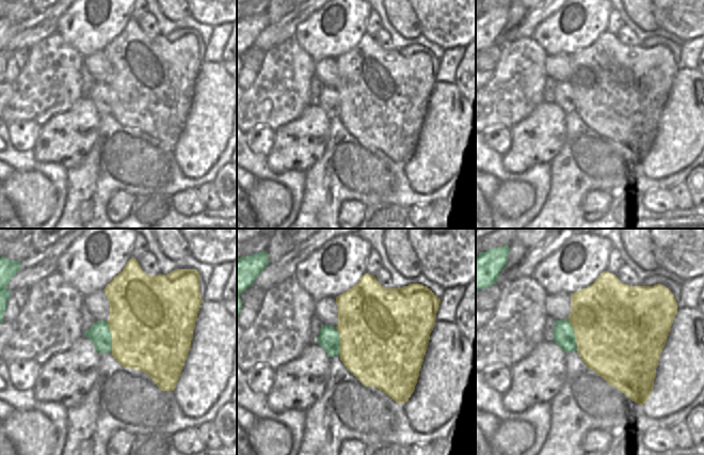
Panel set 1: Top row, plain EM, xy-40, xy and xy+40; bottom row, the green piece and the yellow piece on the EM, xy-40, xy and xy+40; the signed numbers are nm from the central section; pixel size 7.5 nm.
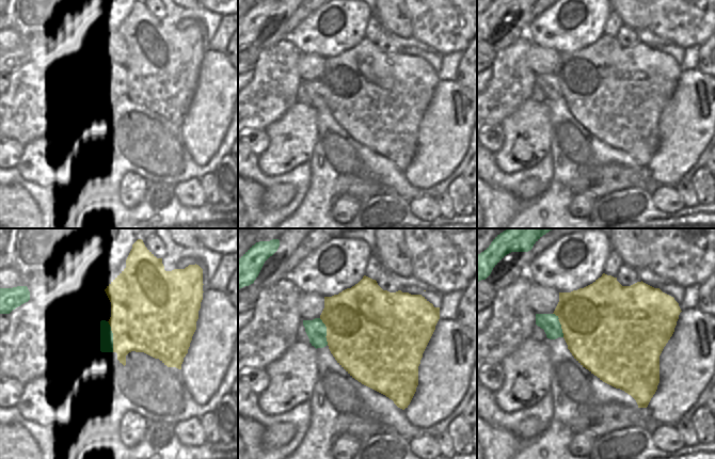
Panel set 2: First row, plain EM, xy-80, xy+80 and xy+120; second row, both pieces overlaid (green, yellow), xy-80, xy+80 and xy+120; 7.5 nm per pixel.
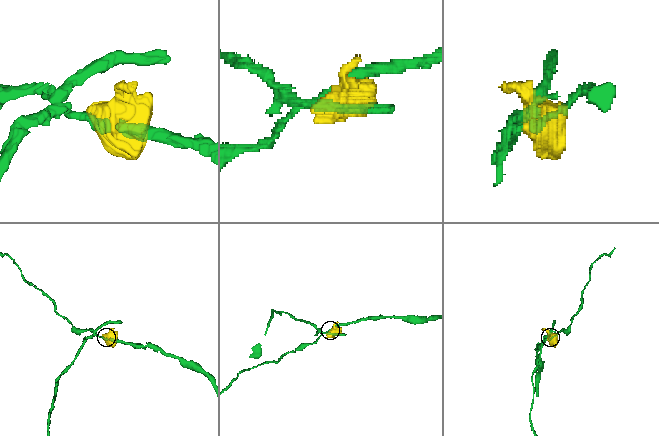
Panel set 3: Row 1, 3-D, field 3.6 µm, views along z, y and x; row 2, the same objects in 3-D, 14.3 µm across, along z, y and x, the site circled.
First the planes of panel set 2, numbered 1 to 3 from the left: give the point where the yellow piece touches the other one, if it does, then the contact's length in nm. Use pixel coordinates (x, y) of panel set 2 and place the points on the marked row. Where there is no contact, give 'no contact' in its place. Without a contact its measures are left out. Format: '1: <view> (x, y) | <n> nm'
1: xy-80 (112, 336) | 240 nm
2: xy+80 (326, 331) | 220 nm
3: xy+120 (560, 325) | 200 nm

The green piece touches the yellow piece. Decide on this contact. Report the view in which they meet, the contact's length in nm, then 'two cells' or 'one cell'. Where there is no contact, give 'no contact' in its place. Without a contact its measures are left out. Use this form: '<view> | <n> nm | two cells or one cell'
xy-40 | 240 nm | two cells

